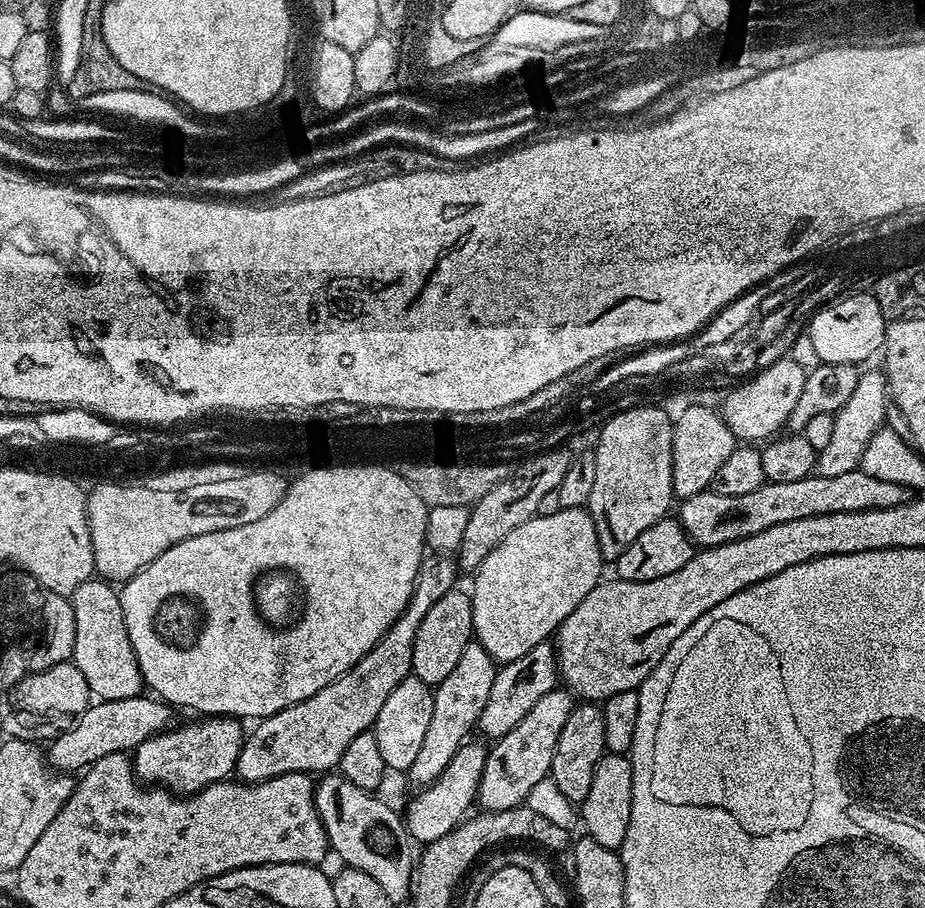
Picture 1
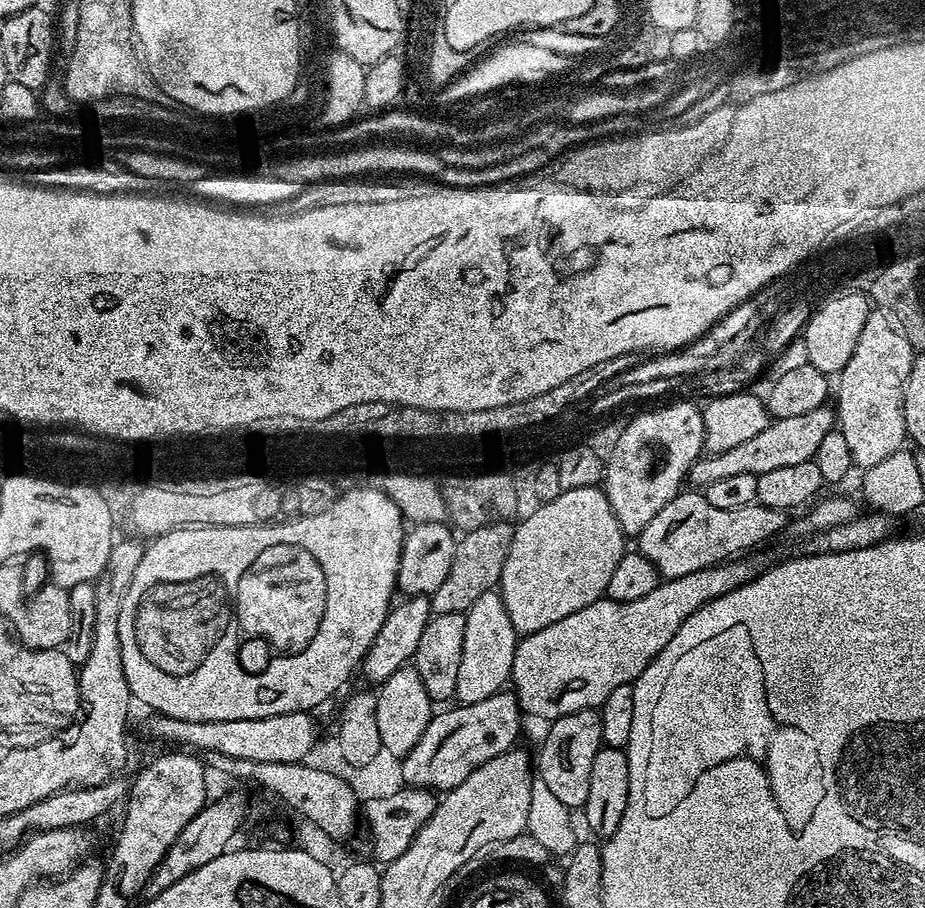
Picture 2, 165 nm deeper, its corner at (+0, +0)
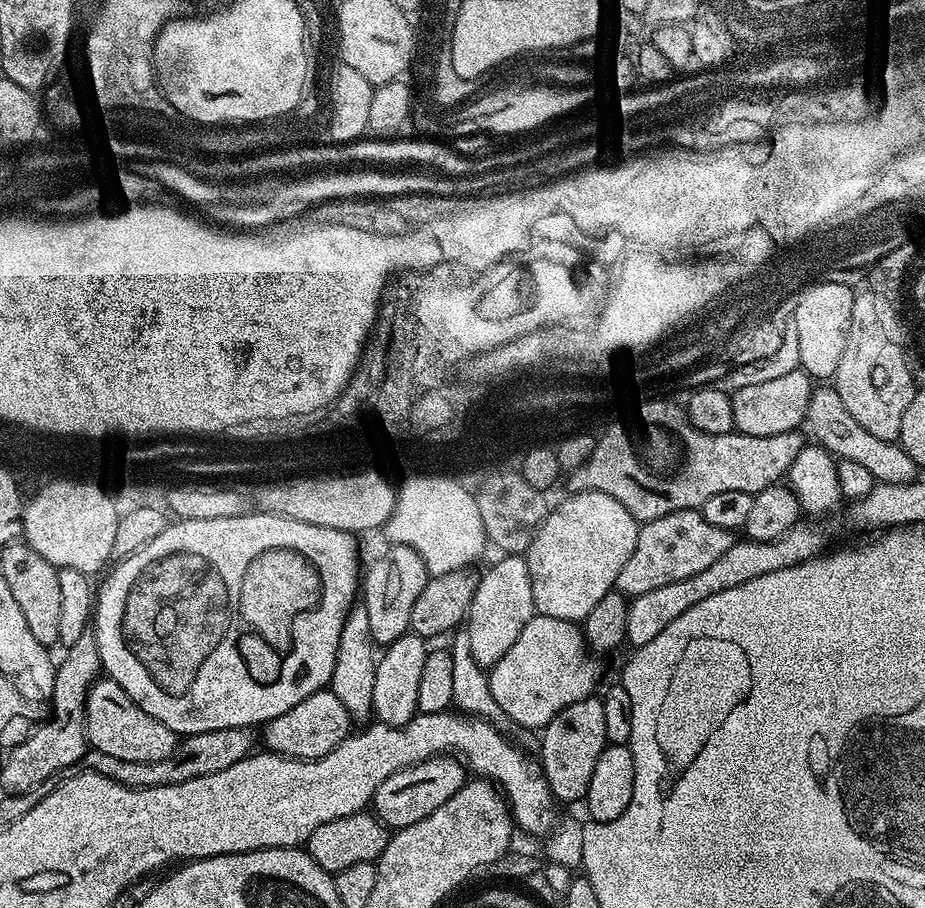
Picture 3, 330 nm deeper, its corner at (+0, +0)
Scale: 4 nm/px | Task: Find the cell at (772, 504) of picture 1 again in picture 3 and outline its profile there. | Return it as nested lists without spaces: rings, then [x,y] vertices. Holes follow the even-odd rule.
[[[694,508],[641,523],[634,554],[626,558],[626,566],[622,566],[622,574],[616,579],[615,591],[631,598],[657,586],[678,582],[678,578],[690,578],[690,574],[699,574],[706,566],[711,566],[725,550],[730,550],[733,542],[733,532],[706,522],[703,511]]]

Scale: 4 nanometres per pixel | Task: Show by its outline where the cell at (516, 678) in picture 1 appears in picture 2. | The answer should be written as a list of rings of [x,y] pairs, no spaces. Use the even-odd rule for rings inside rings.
[[[515,691],[495,692],[482,702],[457,703],[455,707],[437,711],[426,730],[422,730],[422,738],[418,738],[414,750],[402,757],[405,785],[429,790],[456,788],[470,778],[474,769],[490,762],[490,758],[512,751],[520,734],[522,717]]]

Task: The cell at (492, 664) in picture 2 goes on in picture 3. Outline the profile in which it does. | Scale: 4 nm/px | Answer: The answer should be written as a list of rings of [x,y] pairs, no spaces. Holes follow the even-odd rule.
[[[504,554],[499,558],[501,560],[494,561],[485,570],[484,576],[482,572],[482,575],[477,579],[474,598],[470,602],[466,621],[466,635],[470,654],[474,658],[477,669],[480,670],[491,670],[500,661],[502,654],[506,654],[506,650],[510,650],[510,646],[514,646],[514,641],[518,639],[518,634],[522,634],[526,622],[530,622],[530,618],[537,615],[534,606],[534,590],[530,586],[530,570],[528,569],[527,559],[520,554]]]

